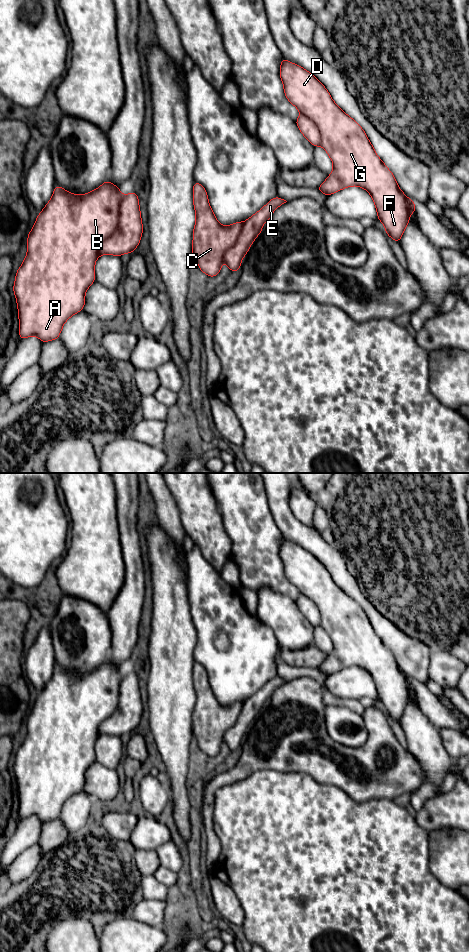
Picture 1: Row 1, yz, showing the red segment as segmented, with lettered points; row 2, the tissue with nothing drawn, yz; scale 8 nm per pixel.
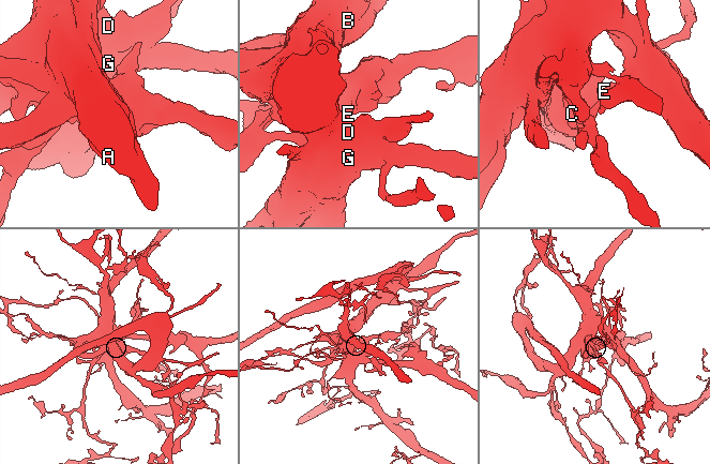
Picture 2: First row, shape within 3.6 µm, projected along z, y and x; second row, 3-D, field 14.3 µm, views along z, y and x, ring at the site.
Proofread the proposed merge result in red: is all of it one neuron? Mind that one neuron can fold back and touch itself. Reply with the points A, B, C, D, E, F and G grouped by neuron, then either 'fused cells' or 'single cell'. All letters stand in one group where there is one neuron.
A B C D E F G | single cell

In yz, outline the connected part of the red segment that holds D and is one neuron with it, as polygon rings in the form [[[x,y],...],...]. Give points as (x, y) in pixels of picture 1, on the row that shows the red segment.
[[[282,58],[280,78],[286,98],[301,113],[295,121],[299,130],[313,147],[323,147],[333,162],[331,174],[316,189],[326,196],[350,186],[367,190],[375,203],[377,218],[384,225],[386,234],[399,243],[410,221],[409,215],[416,213],[415,202],[401,191],[393,173],[377,156],[364,130],[332,100],[323,84],[306,69]]]

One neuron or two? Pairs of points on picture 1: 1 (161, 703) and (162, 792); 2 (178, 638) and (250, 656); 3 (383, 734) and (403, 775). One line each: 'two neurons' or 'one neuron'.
1: two neurons
2: two neurons
3: one neuron

